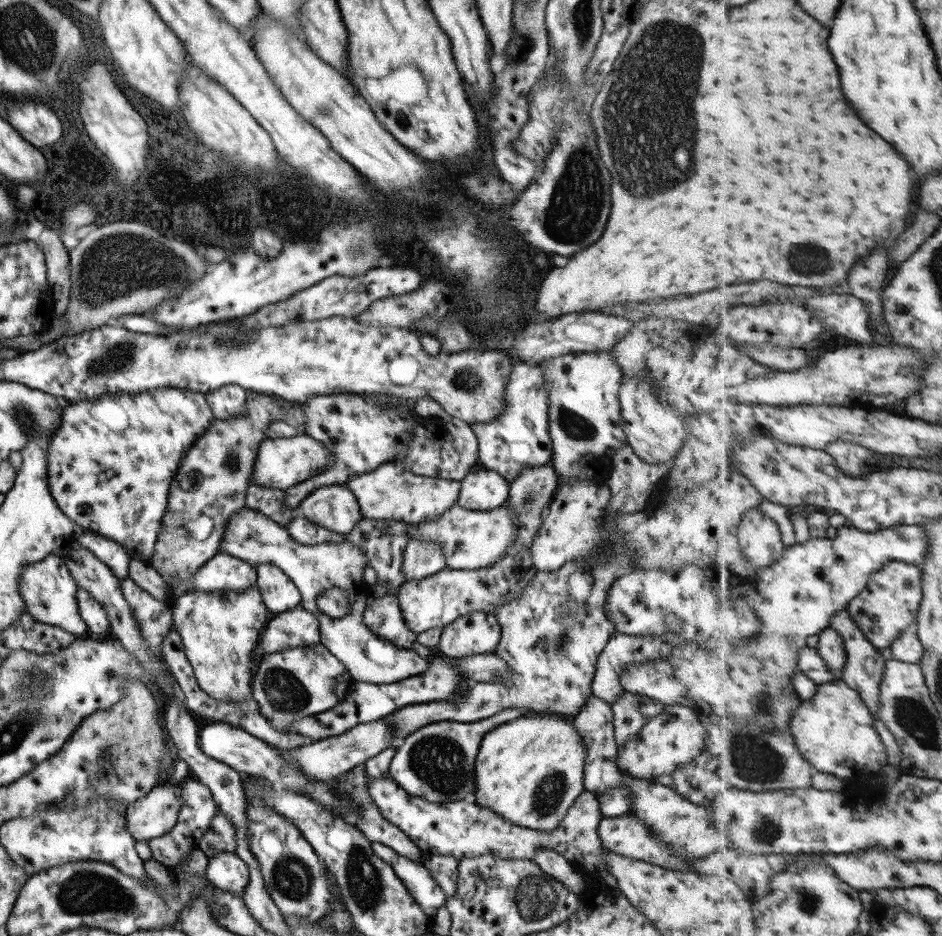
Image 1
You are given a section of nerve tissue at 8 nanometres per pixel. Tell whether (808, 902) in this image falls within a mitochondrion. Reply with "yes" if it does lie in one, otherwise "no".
yes

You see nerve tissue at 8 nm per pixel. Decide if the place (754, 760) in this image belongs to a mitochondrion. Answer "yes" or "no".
yes

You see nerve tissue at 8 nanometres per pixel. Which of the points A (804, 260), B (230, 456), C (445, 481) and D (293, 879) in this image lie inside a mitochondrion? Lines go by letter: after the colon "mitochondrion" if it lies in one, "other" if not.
A: mitochondrion
B: mitochondrion
C: other
D: mitochondrion

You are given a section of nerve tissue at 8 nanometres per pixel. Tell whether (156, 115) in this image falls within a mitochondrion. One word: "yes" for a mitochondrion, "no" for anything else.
no

